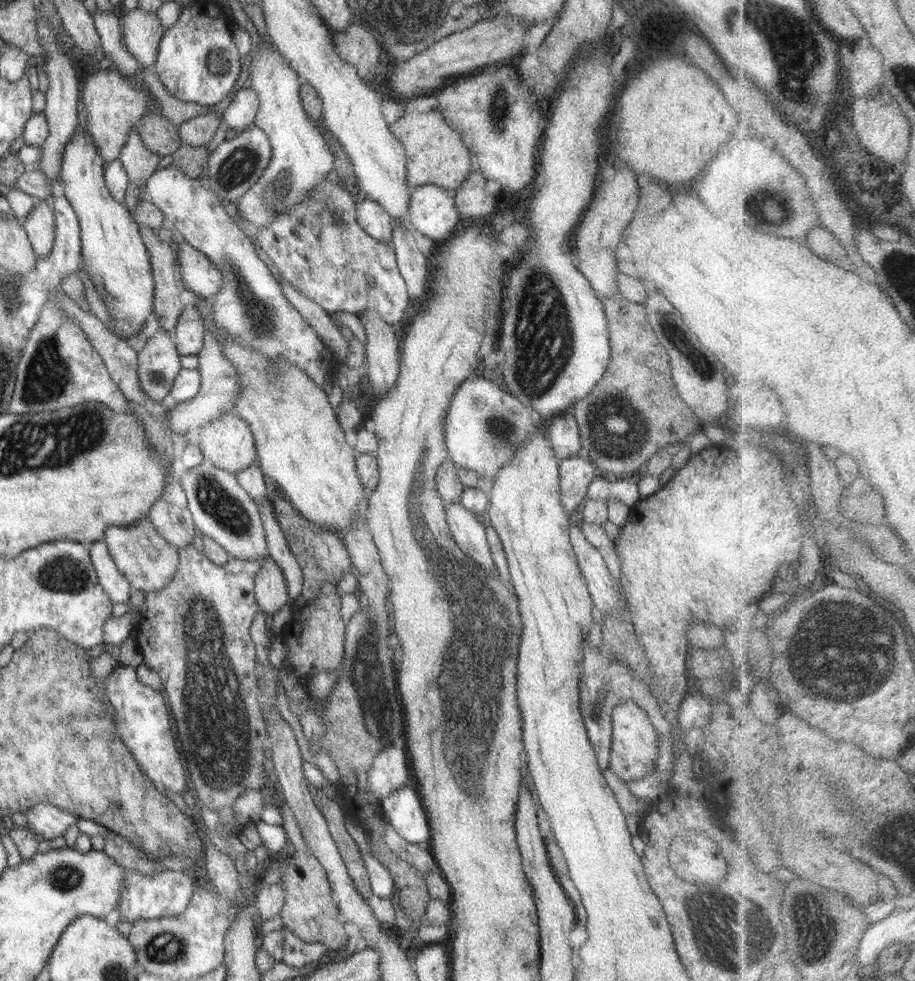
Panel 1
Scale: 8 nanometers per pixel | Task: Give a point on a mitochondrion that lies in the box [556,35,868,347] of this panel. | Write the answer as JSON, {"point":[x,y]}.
{"point":[771,197]}

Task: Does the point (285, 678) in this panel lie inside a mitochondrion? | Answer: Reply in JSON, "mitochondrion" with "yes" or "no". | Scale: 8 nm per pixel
{"mitochondrion":"no"}

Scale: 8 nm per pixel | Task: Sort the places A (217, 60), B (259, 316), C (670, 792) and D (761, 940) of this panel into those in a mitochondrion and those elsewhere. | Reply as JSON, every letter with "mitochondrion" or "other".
{"A":"mitochondrion","B":"mitochondrion","C":"other","D":"mitochondrion"}

